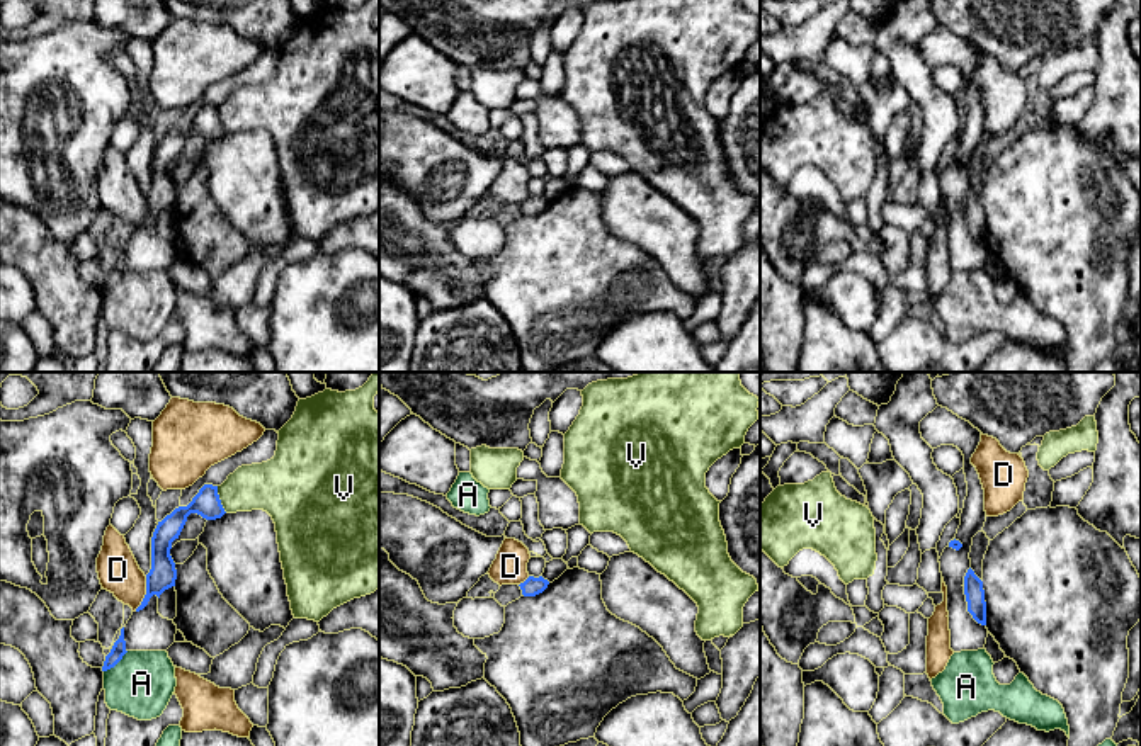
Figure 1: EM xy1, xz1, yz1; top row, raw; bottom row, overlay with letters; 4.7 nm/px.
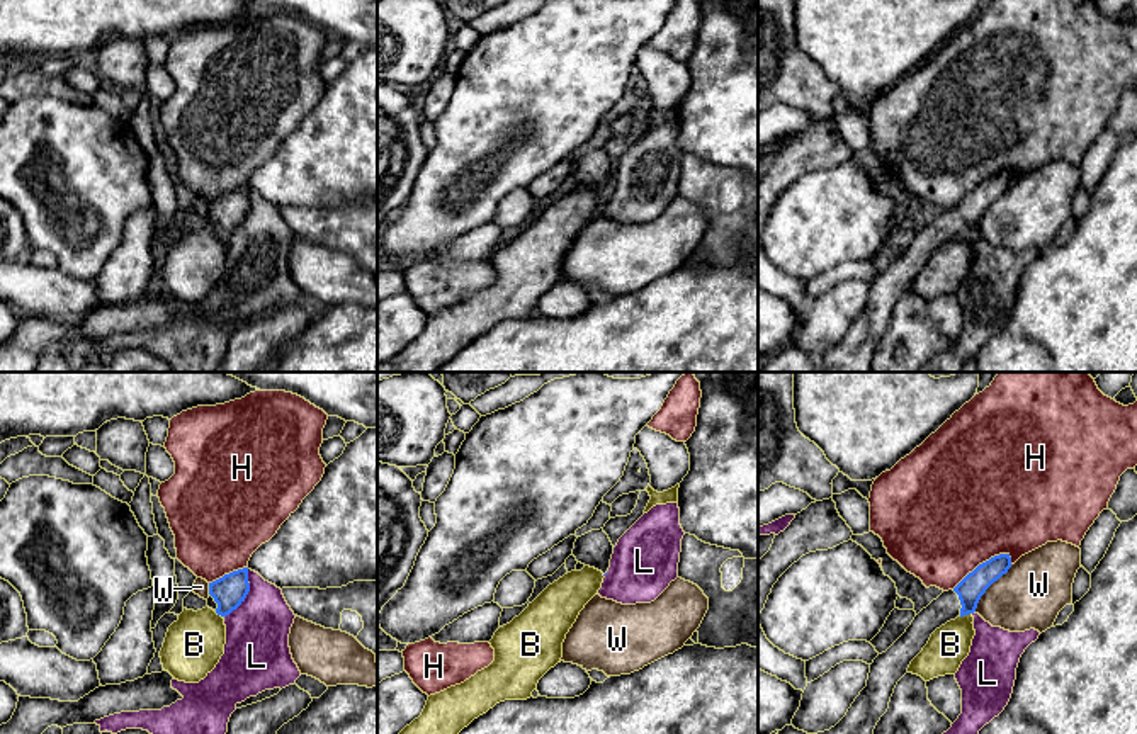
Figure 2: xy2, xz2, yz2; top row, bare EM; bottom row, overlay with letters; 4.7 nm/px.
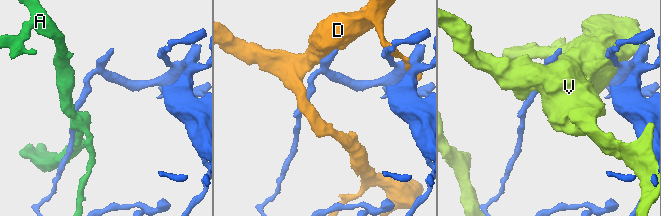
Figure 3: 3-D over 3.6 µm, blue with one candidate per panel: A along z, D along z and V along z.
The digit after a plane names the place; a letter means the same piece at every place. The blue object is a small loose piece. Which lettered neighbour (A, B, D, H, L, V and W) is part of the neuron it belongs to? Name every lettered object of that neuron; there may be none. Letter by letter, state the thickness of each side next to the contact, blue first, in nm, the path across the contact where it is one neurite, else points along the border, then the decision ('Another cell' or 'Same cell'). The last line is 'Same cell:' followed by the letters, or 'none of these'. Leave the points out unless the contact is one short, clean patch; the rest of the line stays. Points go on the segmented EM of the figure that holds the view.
A: Thickness 70 nm (blue) against 300 nm. Another cell
B: Thickness 120 nm (blue) against 190 nm. Boundary: yz2 (971, 612), (961, 617). Another cell
D: Thickness 130 nm (blue) against 190 nm. Another cell
H: Thickness 120 nm (blue) against 500 nm. Another cell
L: Thickness 160 nm (blue) against 300 nm. Boundary: xy2 (248, 570), (247, 597), (223, 617). Another cell
V: Thickness 130 nm (blue) against 240 nm. Another cell
W: Thickness 120 nm (blue) against 320 nm. Another cell
Same cell: none of these

